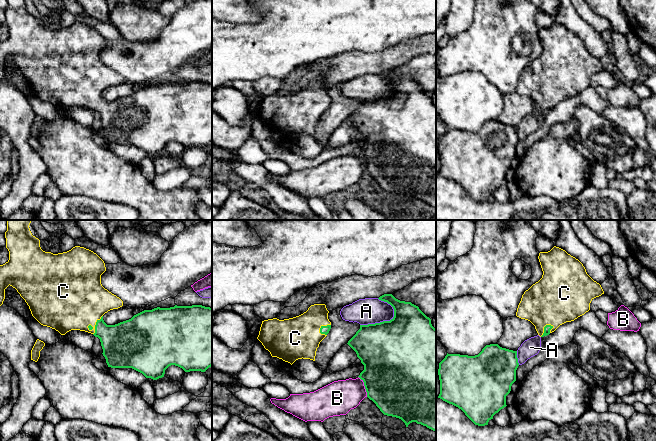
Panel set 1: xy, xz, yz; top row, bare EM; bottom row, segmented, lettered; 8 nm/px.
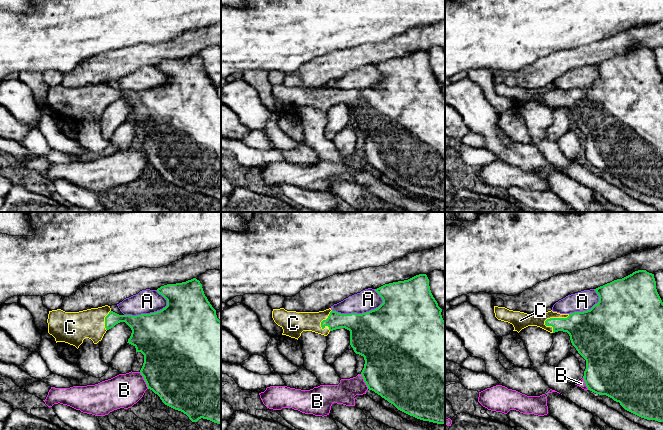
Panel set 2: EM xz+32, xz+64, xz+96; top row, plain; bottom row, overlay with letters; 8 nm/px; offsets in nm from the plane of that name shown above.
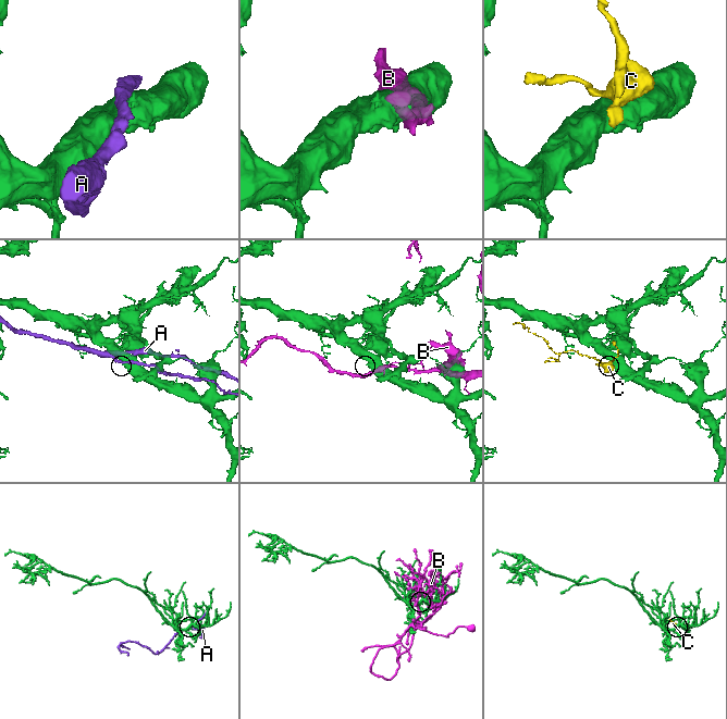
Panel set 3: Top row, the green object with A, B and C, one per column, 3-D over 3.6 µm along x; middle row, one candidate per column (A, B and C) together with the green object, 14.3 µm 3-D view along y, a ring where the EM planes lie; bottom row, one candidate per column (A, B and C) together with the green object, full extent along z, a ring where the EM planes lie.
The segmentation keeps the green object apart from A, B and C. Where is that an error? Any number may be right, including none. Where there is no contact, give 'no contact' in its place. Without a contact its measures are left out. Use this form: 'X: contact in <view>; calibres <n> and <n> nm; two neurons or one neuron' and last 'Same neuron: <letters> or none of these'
A: contact in xz; calibres 500 and 220 nm; two neurons
B: contact in xz; calibres 500 and 280 nm; two neurons
C: contact in xy; calibres 300 and 440 nm; one neuron
Same neuron: C

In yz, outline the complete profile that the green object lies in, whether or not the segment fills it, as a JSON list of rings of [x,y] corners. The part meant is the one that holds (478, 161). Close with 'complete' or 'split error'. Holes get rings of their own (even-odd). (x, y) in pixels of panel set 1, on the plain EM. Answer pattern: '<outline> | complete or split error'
[[[486,121],[475,132],[448,130],[439,139],[440,170],[438,174],[461,185],[478,202],[488,201],[493,192],[506,183],[506,172],[516,157],[519,142],[517,127]]] | complete

